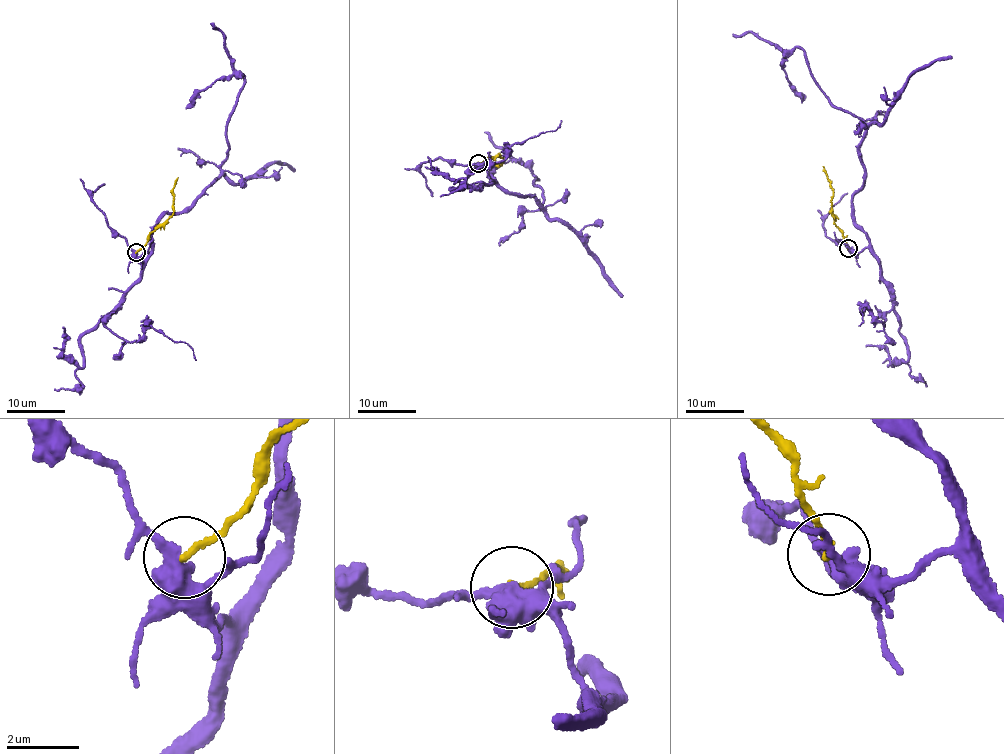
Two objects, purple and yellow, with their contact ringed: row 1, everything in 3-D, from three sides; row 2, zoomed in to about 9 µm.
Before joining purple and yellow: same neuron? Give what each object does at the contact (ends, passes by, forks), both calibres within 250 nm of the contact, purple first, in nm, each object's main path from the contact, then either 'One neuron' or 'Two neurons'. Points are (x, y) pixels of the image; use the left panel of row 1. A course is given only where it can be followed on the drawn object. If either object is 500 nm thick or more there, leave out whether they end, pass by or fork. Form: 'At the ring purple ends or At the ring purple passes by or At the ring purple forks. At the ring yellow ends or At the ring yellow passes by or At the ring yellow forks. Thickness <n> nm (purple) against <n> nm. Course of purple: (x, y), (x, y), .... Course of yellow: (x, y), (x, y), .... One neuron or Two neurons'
At the ring purple passes by. At the ring yellow ends. Thickness 420 nm (purple) against 160 nm. Course of purple: (135, 252), (144, 262), (158, 220), (192, 203), (219, 176), (229, 149), (229, 113), (244, 80), (210, 23). Course of yellow: (136, 252), (172, 214), (174, 183), (177, 177). Two neurons

